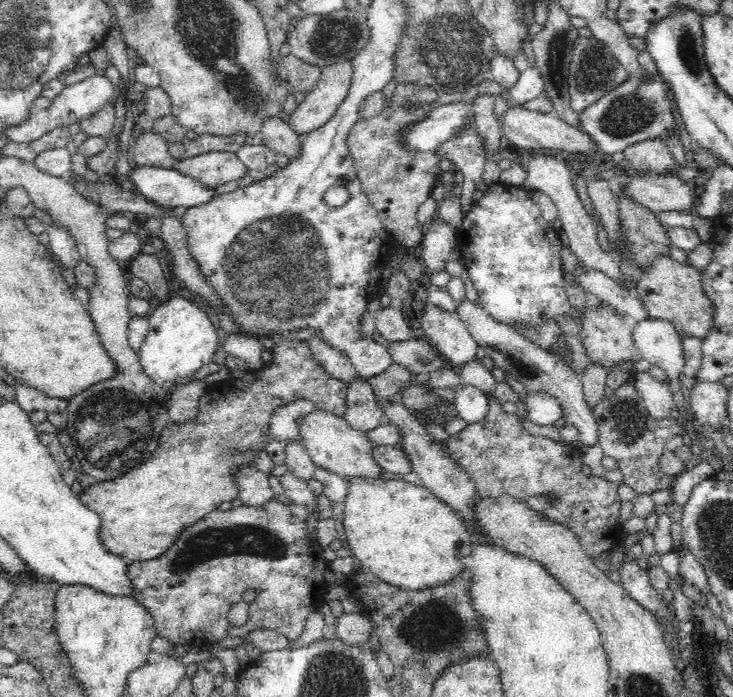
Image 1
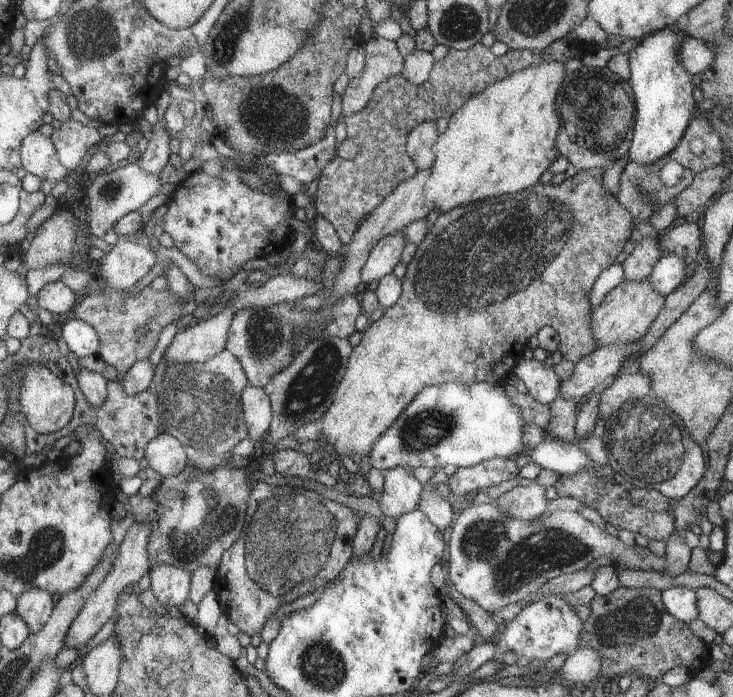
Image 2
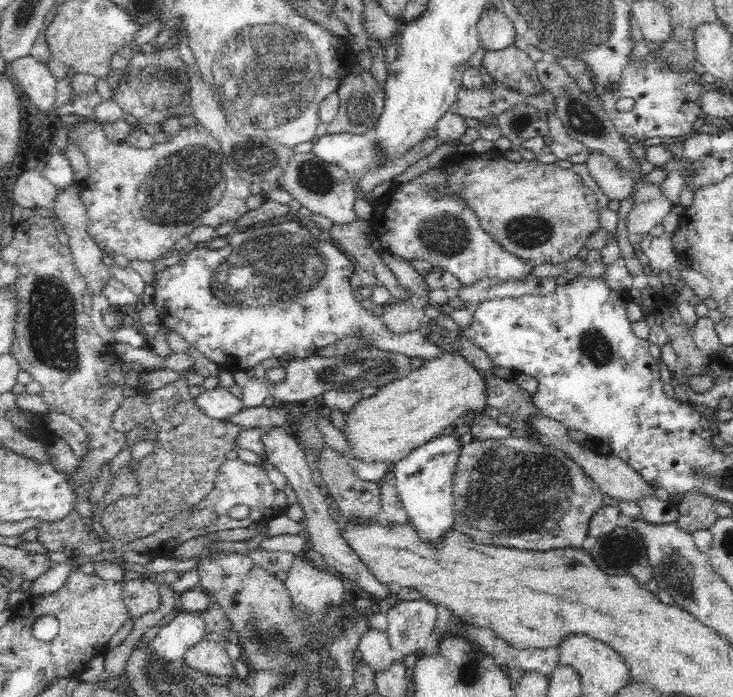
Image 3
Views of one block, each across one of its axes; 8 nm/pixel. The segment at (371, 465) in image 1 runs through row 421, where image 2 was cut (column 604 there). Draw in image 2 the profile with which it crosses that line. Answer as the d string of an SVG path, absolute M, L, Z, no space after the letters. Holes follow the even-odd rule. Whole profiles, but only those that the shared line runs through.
M648 278L638 281L624 279L609 293L605 302L594 309L591 327L599 343L598 347L611 343L625 344L640 341L658 320L658 316L665 308L666 300L666 296L654 290Z

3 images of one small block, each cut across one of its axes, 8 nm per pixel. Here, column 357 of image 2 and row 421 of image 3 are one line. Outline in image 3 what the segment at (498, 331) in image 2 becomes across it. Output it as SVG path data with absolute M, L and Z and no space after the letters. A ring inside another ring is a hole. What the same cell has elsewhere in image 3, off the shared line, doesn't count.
M442 353L440 356L423 361L420 368L411 370L404 378L389 382L378 388L376 393L356 402L348 414L344 414L346 429L342 431L350 444L348 458L366 462L382 461L395 464L412 450L422 446L461 422L464 414L485 410L487 402L487 382L480 370L459 353Z

